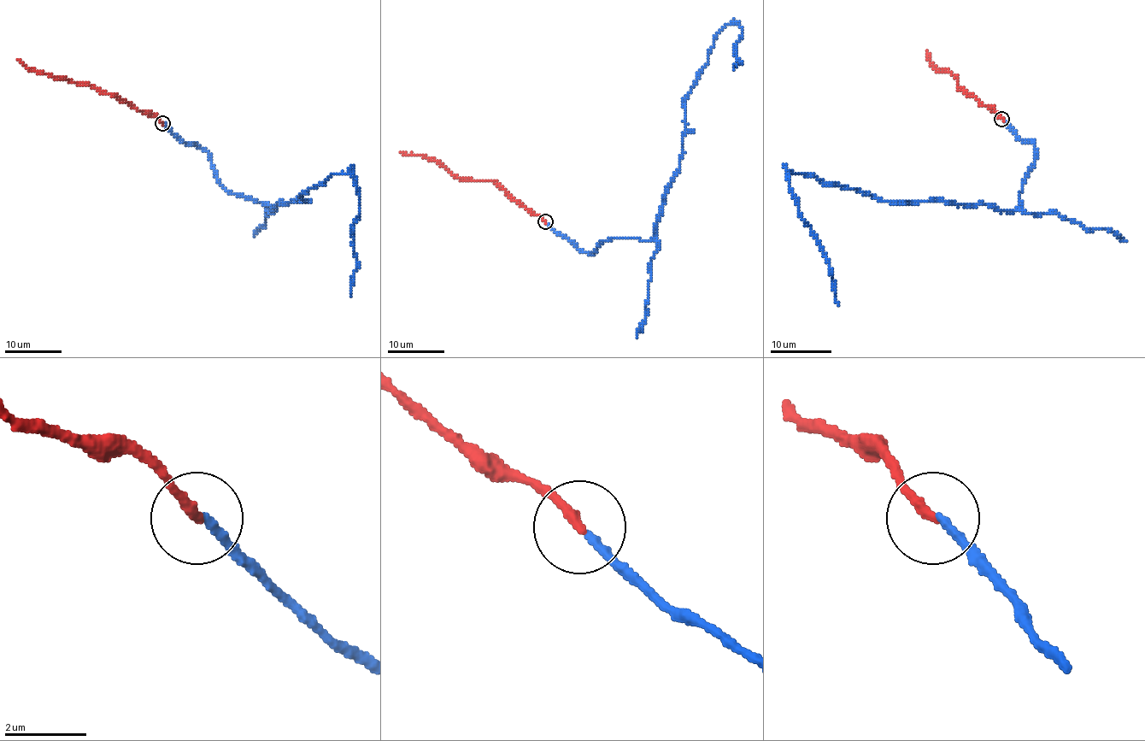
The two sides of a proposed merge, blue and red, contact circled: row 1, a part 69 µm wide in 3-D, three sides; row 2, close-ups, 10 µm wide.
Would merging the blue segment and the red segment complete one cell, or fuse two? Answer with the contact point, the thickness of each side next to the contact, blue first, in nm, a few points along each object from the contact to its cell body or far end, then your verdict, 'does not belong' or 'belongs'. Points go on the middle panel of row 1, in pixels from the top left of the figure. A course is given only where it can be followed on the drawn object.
place (545, 221); calibres 200 and 240 nm; course blue (546, 223), (589, 253), (654, 236), (684, 99), (732, 23), (732, 70); course red (544, 221), (531, 214), (493, 181), (455, 177), (437, 163), (401, 151); belongs

